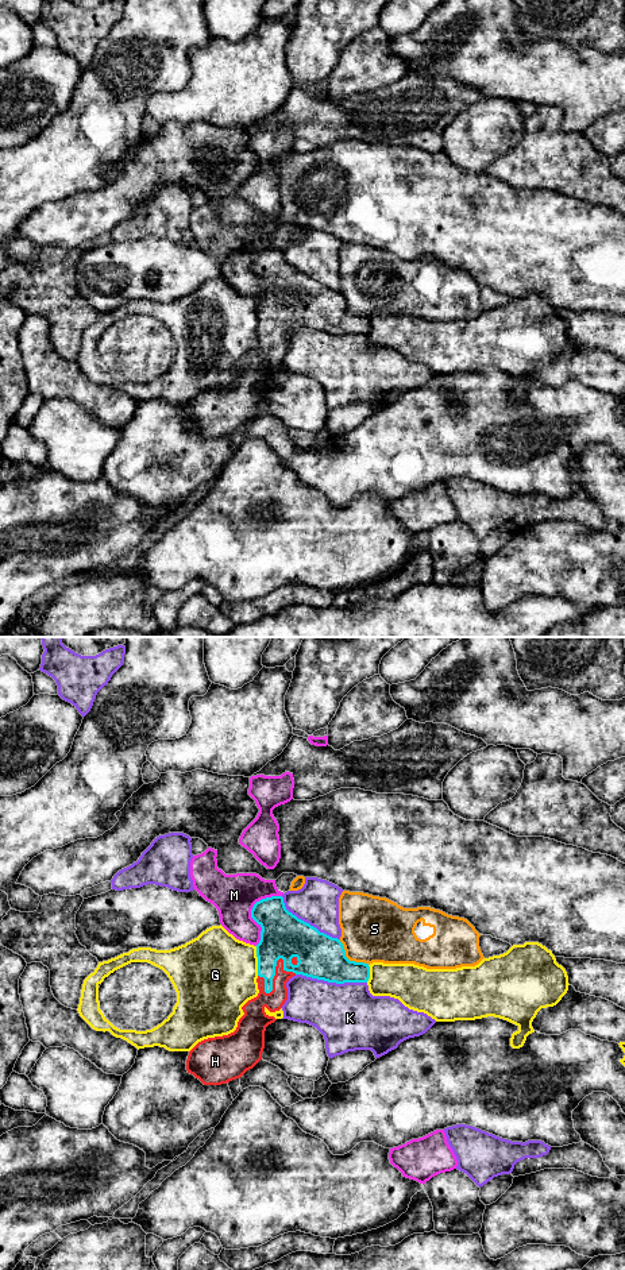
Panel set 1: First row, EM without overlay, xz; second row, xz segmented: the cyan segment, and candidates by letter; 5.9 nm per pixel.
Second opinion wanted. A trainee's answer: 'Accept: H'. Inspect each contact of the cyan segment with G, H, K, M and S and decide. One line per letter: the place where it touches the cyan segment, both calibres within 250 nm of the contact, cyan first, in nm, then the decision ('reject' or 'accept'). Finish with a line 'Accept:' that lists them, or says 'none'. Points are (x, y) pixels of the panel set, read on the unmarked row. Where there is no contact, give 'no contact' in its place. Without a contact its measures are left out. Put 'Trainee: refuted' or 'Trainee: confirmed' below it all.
G: meets cyan in xz at (258, 313); 280 nm thick on the cyan side, 460 nm on the other; reject
H: meets cyan in xz at (274, 327); 280 nm thick on the cyan side, 130 nm on the other; accept
K: meets cyan in xz at (331, 334); 260 nm thick on the cyan side, 380 nm on the other; reject
M: meets cyan in xz at (251, 263); 280 nm thick on the cyan side, 260 nm on the other; reject
S: meets cyan in xz at (348, 312); 260 nm thick on the cyan side, 380 nm on the other; reject
Accept: H
Trainee: confirmed

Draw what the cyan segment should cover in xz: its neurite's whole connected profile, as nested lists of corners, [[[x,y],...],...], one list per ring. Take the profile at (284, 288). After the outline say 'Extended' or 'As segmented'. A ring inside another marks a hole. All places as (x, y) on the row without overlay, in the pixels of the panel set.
[[[282,248],[256,254],[251,262],[251,270],[262,279],[261,293],[256,297],[259,346],[242,359],[244,367],[234,385],[204,391],[189,404],[186,422],[204,437],[221,437],[240,431],[262,412],[266,379],[277,372],[265,362],[275,364],[282,360],[288,352],[286,335],[293,328],[302,327],[336,336],[367,335],[370,331],[369,316],[350,313],[340,292],[320,285],[289,265]]]. Extended

